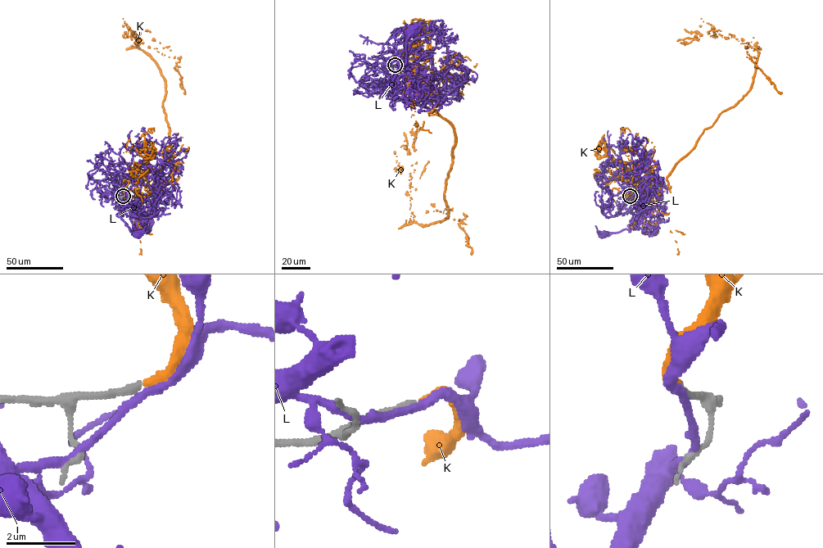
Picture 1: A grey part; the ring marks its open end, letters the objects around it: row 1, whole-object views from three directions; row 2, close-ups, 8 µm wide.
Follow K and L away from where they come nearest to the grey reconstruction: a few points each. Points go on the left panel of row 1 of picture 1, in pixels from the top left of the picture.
K: (124, 196), (137, 165), (149, 159), (150, 191), (171, 154), (165, 78), (135, 43), (140, 33), (138, 41)
L: (124, 197), (118, 198), (115, 195), (118, 191), (123, 193), (124, 206), (117, 215), (138, 234)

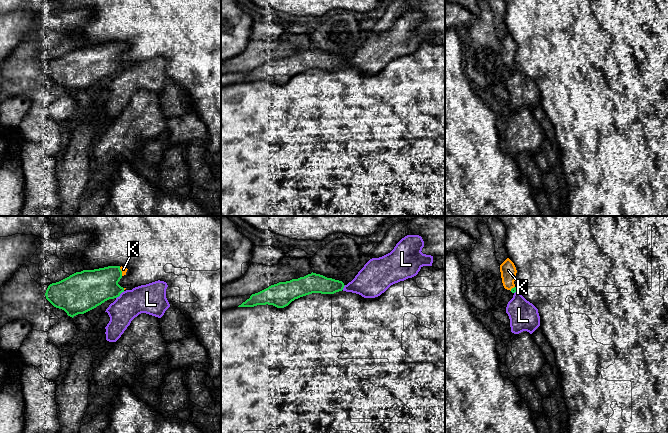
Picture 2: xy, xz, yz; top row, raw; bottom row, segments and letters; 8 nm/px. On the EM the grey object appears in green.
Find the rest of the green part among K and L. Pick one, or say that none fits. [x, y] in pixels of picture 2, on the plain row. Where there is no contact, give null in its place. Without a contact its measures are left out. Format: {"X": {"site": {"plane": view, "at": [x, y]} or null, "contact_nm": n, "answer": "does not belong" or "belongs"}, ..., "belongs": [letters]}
{"K": {"site": {"plane": "xy", "at": [121, 47]}, "contact_nm": 80, "answer": "belongs"}, "L": {"site": {"plane": "xy", "at": [120, 69]}, "contact_nm": 90, "answer": "does not belong"}, "belongs": ["K"]}

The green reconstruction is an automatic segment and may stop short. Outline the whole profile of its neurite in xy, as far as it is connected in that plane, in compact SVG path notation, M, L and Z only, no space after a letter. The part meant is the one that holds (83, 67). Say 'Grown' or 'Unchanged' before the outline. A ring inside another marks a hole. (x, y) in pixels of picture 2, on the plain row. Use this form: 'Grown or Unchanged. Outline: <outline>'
Grown. Outline: M108 42L76 48L59 58L50 60L45 69L46 75L54 83L64 86L68 92L73 94L96 84L109 75L119 73L126 64L121 63L118 58L126 51L127 46L122 42Z

